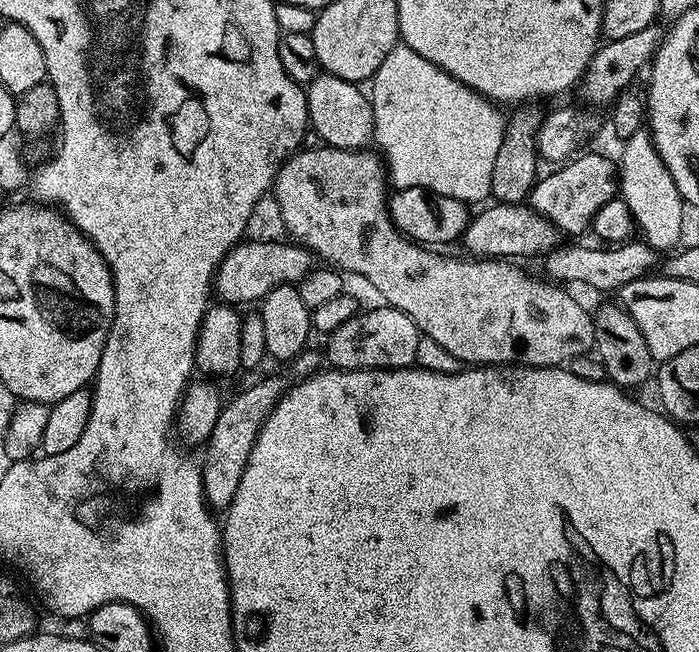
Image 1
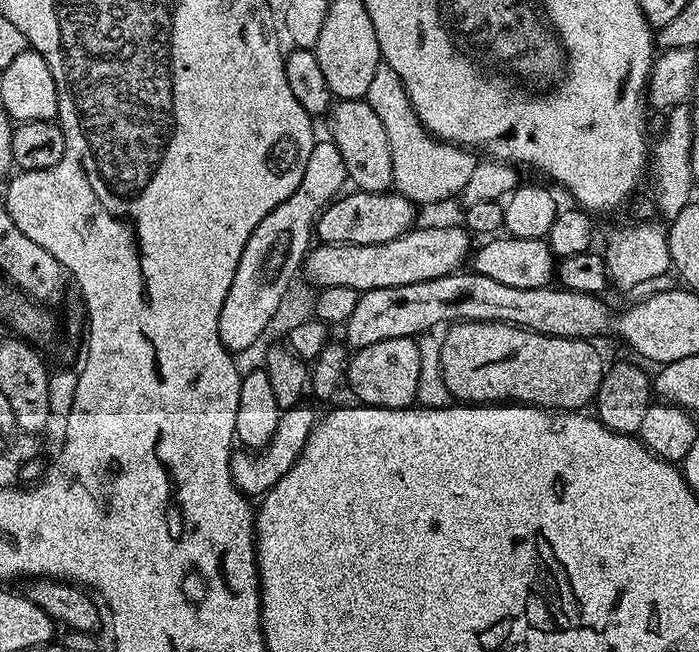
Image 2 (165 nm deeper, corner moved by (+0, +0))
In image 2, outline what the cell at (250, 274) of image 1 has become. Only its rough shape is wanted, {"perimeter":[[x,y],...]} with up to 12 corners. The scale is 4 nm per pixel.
{"perimeter":[[413,227],[370,246],[317,243],[303,279],[362,293],[465,267],[467,228]]}

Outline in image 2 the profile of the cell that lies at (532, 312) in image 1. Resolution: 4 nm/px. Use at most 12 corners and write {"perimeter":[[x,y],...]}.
{"perimeter":[[502,322],[443,333],[453,401],[595,401],[593,341]]}

